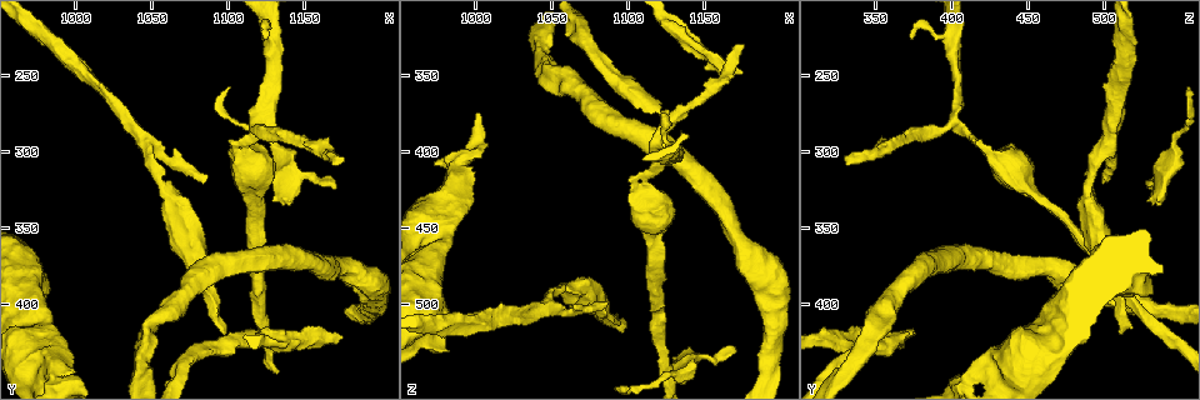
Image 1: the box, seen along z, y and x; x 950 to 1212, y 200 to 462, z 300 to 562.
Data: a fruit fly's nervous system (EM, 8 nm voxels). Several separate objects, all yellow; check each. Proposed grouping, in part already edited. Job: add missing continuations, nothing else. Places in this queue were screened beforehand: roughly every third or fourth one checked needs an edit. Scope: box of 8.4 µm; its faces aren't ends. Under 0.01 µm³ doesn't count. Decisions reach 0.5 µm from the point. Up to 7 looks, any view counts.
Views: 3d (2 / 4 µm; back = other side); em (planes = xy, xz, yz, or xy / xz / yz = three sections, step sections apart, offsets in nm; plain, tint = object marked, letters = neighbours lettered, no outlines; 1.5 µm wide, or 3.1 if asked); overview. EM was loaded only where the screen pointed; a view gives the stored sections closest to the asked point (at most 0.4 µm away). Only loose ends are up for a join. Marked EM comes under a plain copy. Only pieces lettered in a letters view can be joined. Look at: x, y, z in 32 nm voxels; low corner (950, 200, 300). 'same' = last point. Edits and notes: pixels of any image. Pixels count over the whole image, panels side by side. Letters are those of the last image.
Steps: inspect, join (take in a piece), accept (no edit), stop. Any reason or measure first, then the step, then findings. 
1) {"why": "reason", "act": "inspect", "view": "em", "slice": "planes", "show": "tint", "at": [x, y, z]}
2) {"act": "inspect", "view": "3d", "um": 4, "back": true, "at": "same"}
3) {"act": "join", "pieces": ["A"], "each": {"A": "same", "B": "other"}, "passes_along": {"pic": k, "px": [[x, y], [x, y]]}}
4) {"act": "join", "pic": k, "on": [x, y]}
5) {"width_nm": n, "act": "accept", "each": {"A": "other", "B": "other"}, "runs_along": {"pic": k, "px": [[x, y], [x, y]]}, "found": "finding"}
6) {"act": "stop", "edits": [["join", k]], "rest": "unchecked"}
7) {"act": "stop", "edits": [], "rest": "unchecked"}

{"act": "inspect", "view": "em", "slice": "xy", "step": 8, "show": "letters", "at": [1174, 306, 330]}

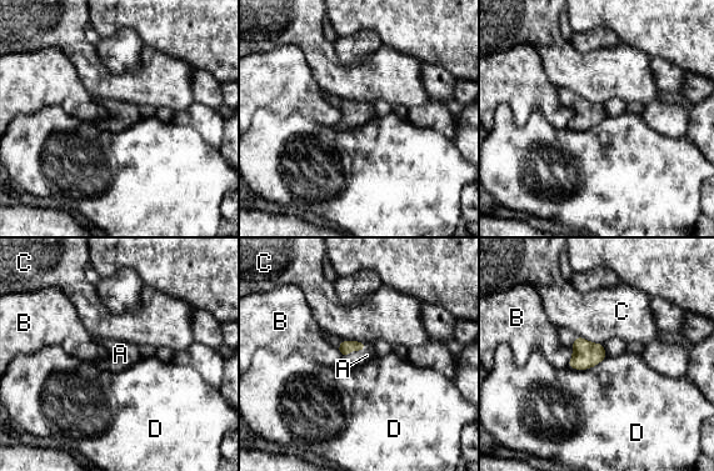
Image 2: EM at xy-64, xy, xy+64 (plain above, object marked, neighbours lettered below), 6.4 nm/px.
{"longest_contact_nm": ["D", 260], "act": "join", "pieces": ["A"], "each": {"A": "same", "B": "other", "C": "other", "D": "other"}, "passes_along": {"pic": 2, "px": [[345, 347], [358, 350], [367, 355]]}, "found": "the neuron continues"}

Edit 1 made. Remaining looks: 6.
{"act": "inspect", "view": "overview"}

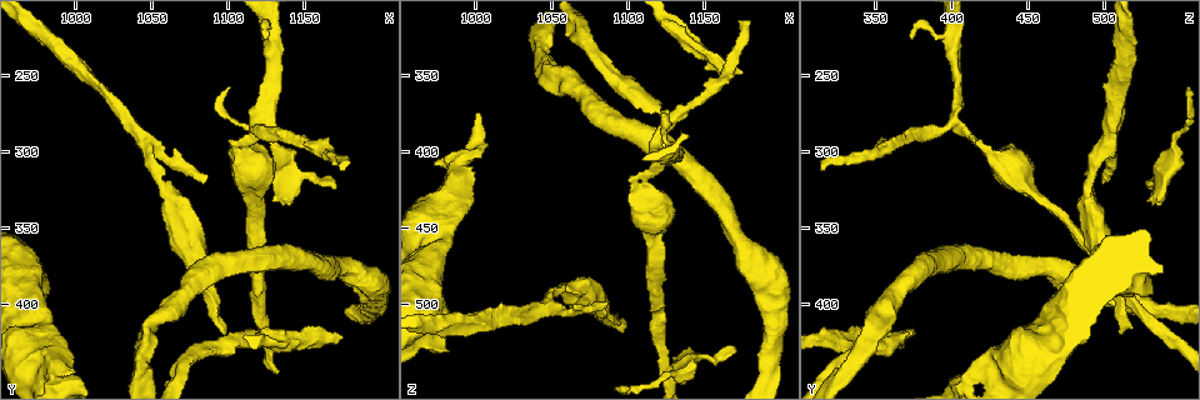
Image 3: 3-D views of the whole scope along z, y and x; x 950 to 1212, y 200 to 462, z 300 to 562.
{"why": "free end", "act": "inspect", "view": "em", "slice": "planes", "show": "letters", "at": [1096, 418, 512]}

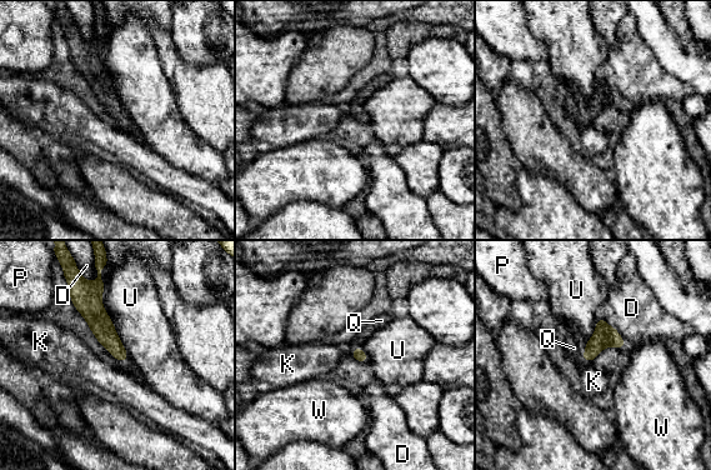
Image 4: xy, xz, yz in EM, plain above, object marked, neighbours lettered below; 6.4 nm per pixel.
{"act": "join", "pieces": ["Q"], "each": {"D": "other", "K": "other", "P": "other", "Q": "same", "U": "other", "W": "other"}, "passes_along": {"pic": 4, "px": [[605, 335], [585, 351], [574, 348]]}, "found": "the neuron continues"}

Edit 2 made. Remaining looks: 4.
{"why": "see it whole again", "act": "inspect", "view": "overview"}

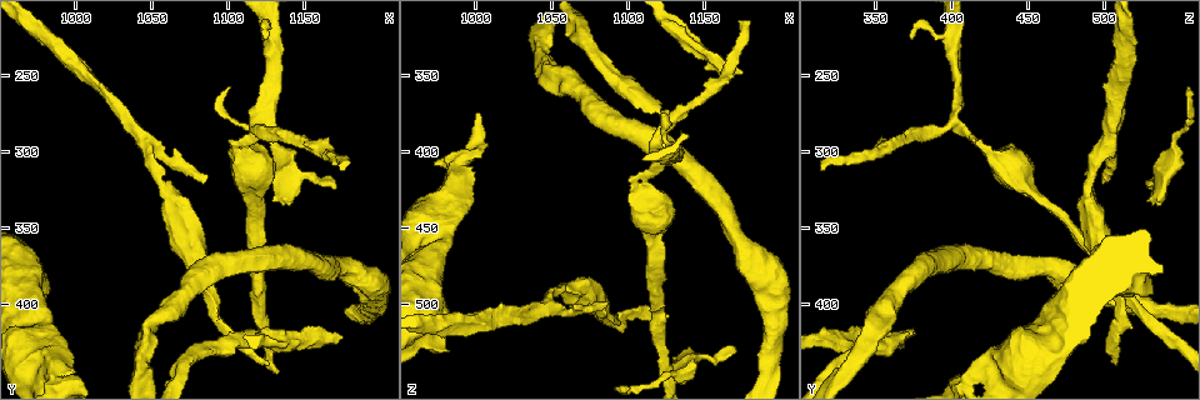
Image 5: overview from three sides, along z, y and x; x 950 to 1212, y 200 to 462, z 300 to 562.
{"why": "thin end", "act": "inspect", "view": "em", "slice": "planes", "show": "letters", "at": [1084, 316, 498]}

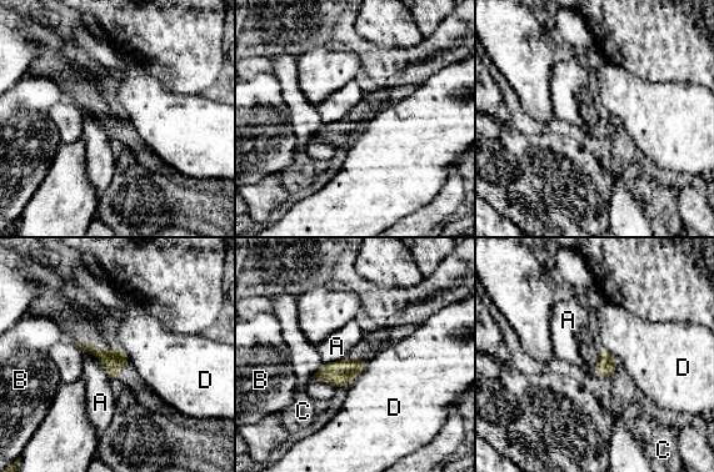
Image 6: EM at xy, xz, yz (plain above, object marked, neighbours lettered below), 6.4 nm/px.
{"width_nm": 130, "act": "accept", "each": {"A": "other", "B": "other", "C": "other", "D": "other"}, "border": {"pic": 6, "px": [[81, 350], [89, 350], [111, 378]]}, "found": "no lettered piece goes on from it"}

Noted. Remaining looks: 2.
{"act": "stop", "edits": [["join", 2], ["join", 4]], "rest": "unchecked"}

